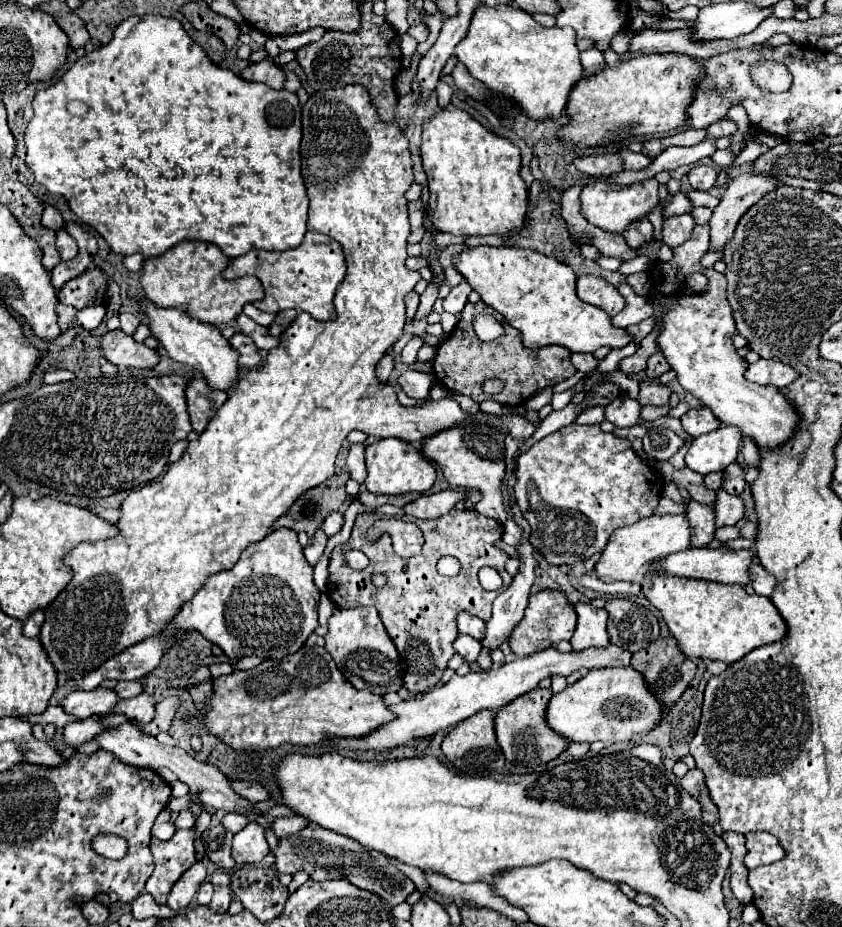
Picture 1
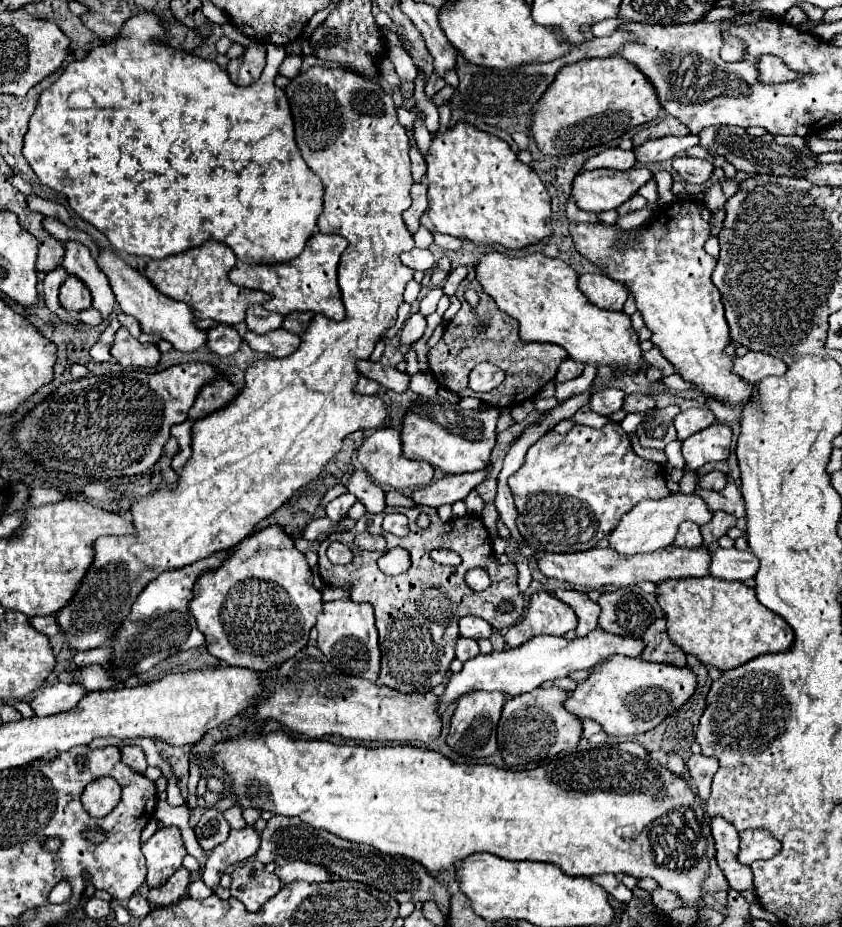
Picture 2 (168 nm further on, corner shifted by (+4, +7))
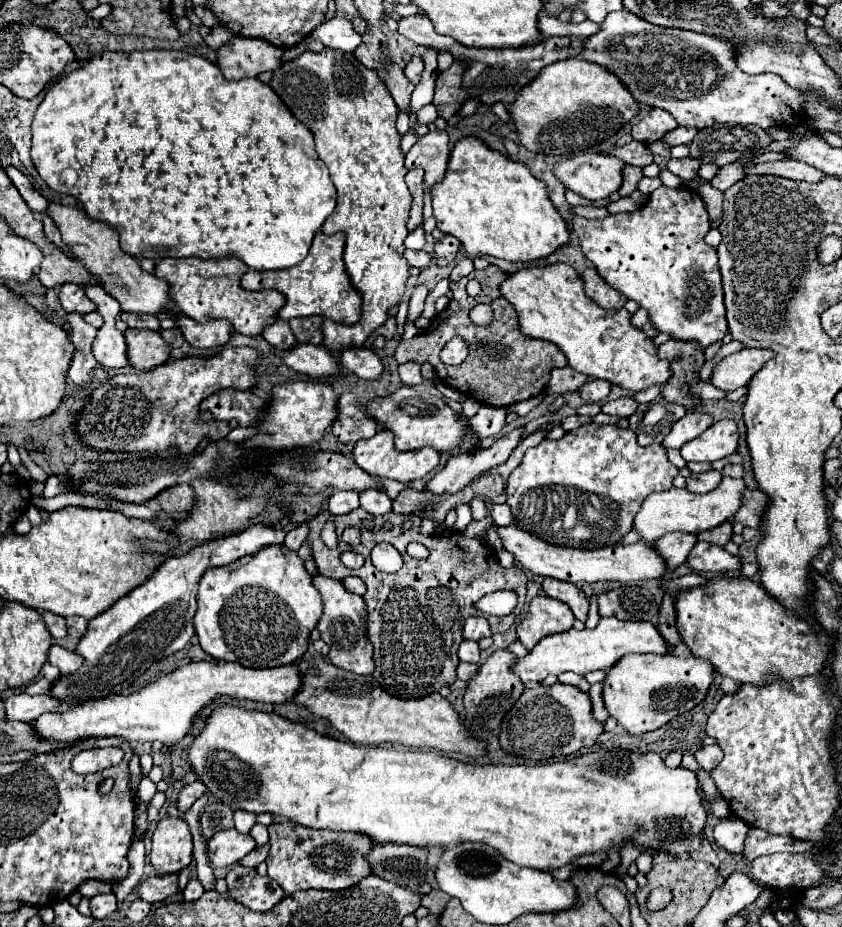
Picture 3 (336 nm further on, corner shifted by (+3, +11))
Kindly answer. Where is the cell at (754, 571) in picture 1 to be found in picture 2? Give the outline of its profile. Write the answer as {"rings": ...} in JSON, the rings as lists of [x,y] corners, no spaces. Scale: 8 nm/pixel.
{"rings":[[[714,549],[712,551],[712,577],[724,581],[746,581],[758,573],[758,557],[752,551]]]}

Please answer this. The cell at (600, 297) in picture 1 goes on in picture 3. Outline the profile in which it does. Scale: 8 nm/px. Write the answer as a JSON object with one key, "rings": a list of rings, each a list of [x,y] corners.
{"rings":[[[595,267],[587,269],[583,273],[583,281],[585,281],[585,291],[587,295],[603,309],[621,309],[627,303],[627,297],[617,293],[611,285],[607,285],[599,273],[595,271]]]}

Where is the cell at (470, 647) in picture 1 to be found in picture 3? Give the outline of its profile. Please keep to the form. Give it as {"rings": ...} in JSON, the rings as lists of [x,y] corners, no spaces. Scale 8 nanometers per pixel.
{"rings":[[[463,641],[459,647],[459,659],[467,663],[477,663],[479,661],[479,645],[475,641]]]}

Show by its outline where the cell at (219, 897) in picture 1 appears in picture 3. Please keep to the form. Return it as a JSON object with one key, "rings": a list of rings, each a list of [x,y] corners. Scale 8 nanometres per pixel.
{"rings":[[[231,829],[231,831],[219,831],[207,841],[207,855],[213,867],[231,867],[239,863],[255,847],[257,845],[251,835],[243,835]]]}

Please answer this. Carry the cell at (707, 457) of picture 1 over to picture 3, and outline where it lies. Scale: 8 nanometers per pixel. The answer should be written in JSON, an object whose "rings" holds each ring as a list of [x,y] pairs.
{"rings":[[[723,419],[713,423],[705,433],[697,439],[685,443],[681,447],[681,455],[685,461],[717,461],[727,455],[733,455],[739,447],[739,431],[737,423],[731,419]]]}

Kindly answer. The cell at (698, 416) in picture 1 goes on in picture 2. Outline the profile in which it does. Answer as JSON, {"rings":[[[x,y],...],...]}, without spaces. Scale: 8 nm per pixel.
{"rings":[[[700,407],[686,409],[686,411],[678,413],[674,419],[674,427],[678,431],[680,441],[702,431],[704,427],[710,427],[712,423],[714,423],[714,413],[710,409],[700,409]]]}

